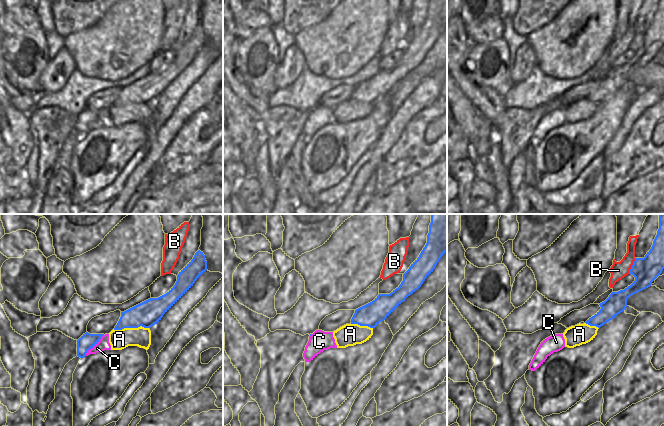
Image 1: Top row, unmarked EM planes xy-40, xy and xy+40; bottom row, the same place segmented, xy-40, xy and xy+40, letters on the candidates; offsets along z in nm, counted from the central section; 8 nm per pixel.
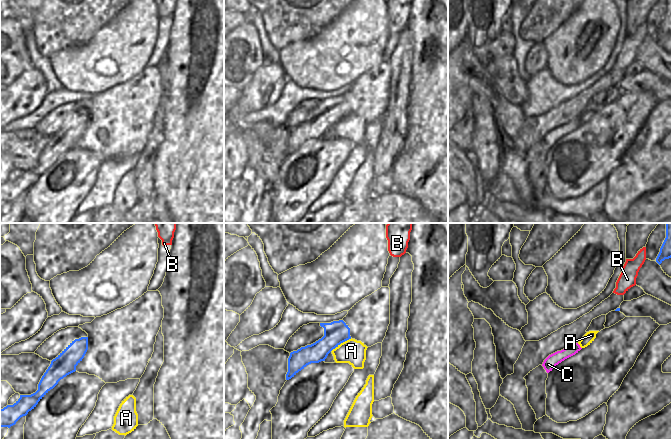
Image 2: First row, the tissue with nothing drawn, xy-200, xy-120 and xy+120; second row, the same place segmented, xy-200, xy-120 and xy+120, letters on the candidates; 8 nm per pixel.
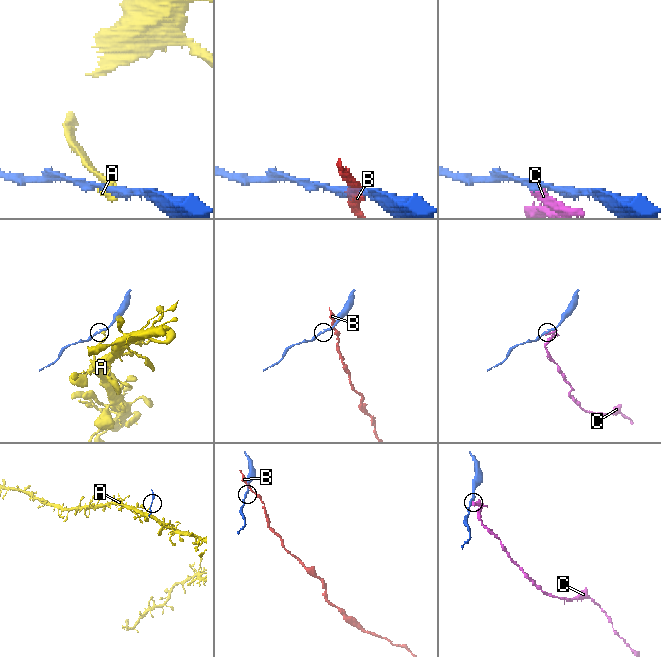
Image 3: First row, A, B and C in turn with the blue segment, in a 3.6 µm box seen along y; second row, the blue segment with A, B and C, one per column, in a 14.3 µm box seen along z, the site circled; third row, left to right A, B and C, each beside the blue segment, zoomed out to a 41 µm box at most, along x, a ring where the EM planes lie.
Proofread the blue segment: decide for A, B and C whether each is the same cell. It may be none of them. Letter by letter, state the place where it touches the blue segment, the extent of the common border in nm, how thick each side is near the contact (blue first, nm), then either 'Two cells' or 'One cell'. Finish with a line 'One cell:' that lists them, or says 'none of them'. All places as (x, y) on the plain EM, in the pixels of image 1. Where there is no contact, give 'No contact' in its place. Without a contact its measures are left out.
A: Touches blue at xy-40 (130, 103). Shared border 280 nm. Thickness 200 nm (blue) against 160 nm. Two cells
B: Touches blue at xy+40 (632, 42). Shared border 140 nm. Thickness 200 nm (blue) against 140 nm. Two cells
C: Touches blue at xy-40 (93, 121). Shared border 220 nm. Thickness 120 nm (blue) against 90 nm. Two cells
One cell: none of them

